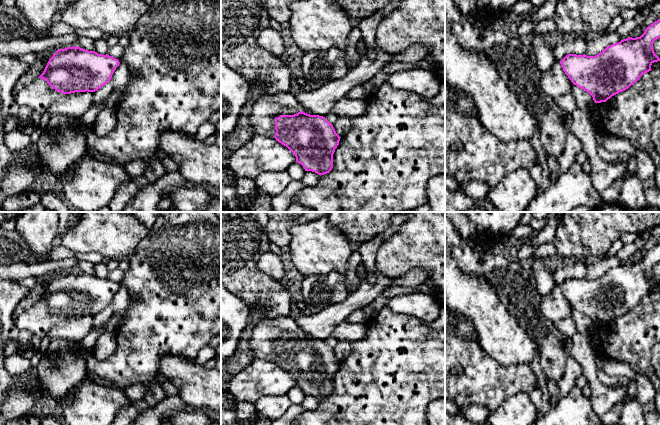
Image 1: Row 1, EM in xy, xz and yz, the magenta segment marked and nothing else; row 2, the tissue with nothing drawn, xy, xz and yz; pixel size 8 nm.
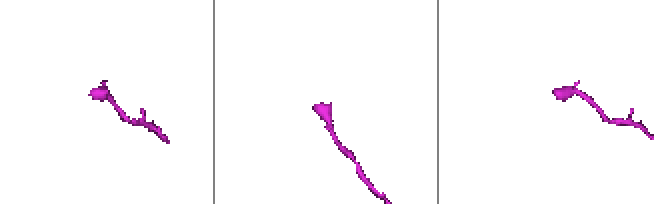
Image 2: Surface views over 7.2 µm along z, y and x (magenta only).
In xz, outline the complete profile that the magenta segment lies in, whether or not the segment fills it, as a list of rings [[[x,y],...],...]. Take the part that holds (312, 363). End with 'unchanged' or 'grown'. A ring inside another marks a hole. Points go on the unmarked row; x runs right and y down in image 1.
[[[290,315],[265,317],[247,333],[246,339],[255,358],[273,359],[276,365],[295,379],[296,386],[301,388],[305,395],[321,400],[332,394],[333,378],[341,361],[325,341],[303,336],[300,327]]] | grown

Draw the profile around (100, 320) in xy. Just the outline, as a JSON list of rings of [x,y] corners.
[[[111,304],[94,316],[92,328],[103,328],[113,315]]]

